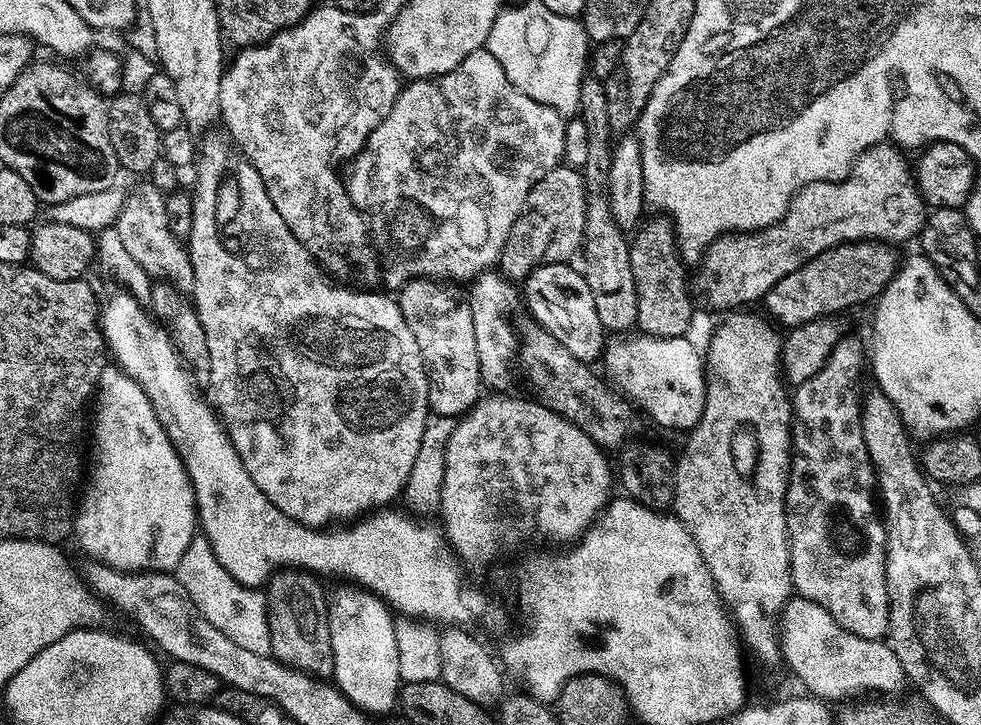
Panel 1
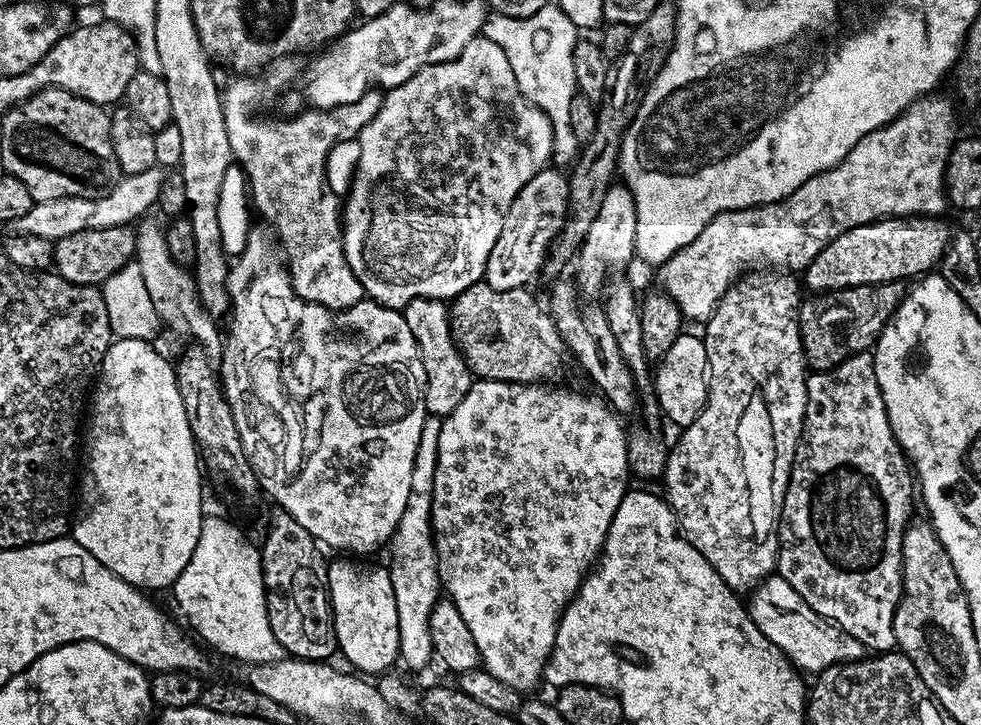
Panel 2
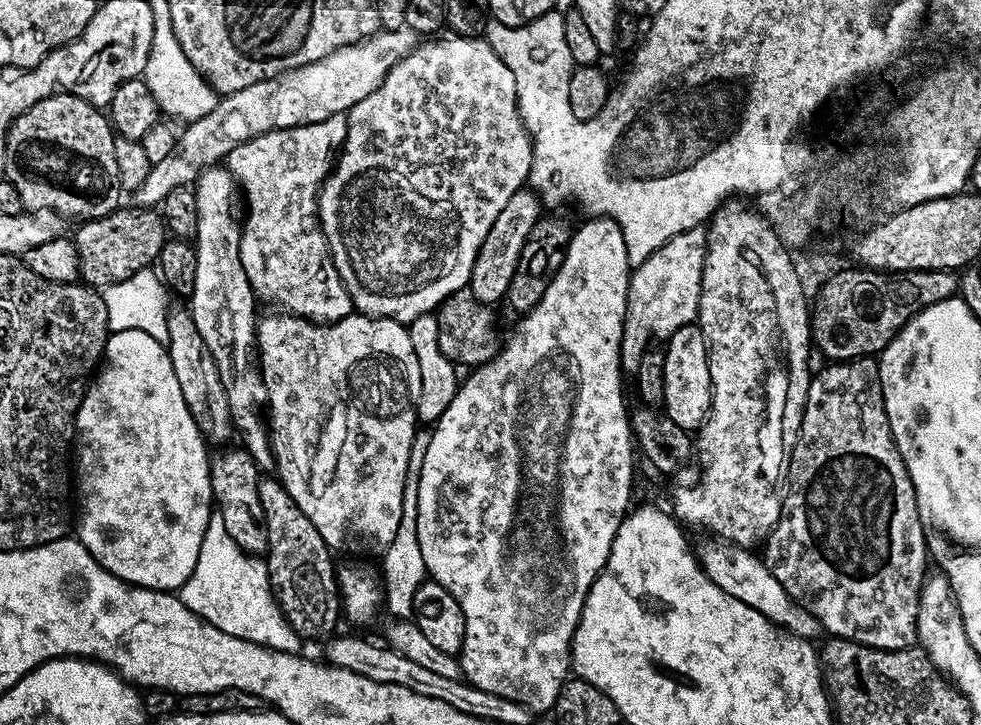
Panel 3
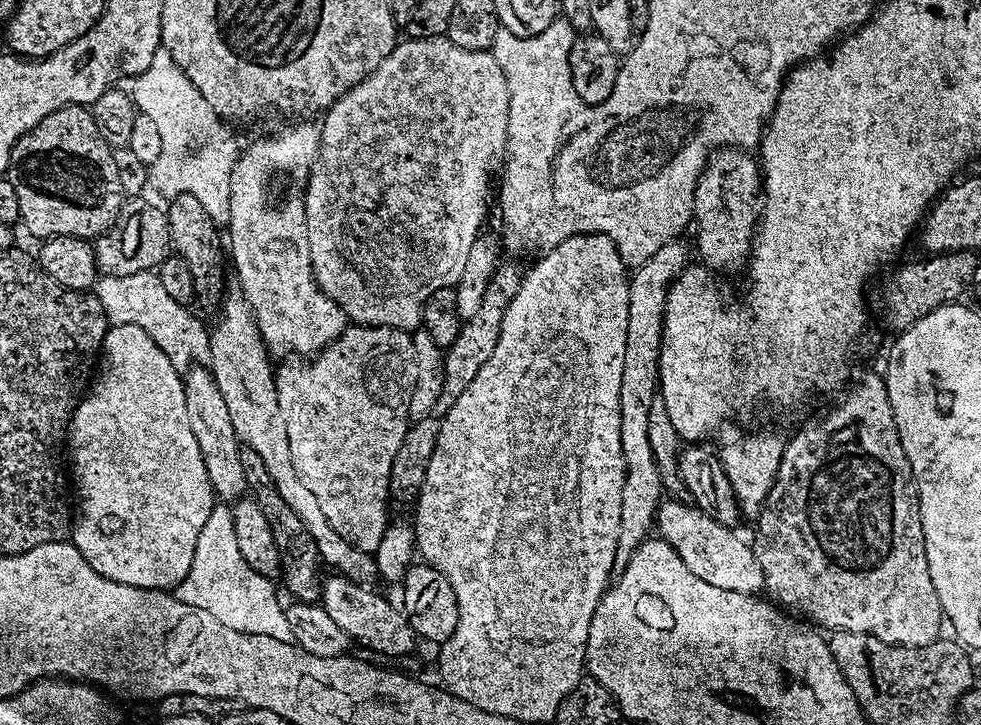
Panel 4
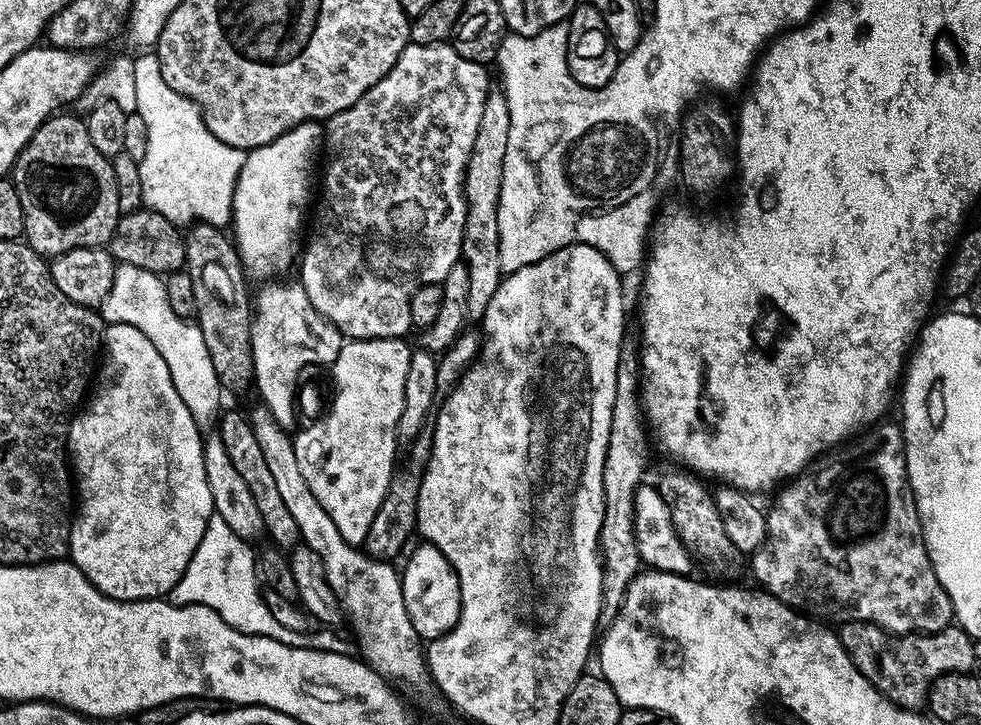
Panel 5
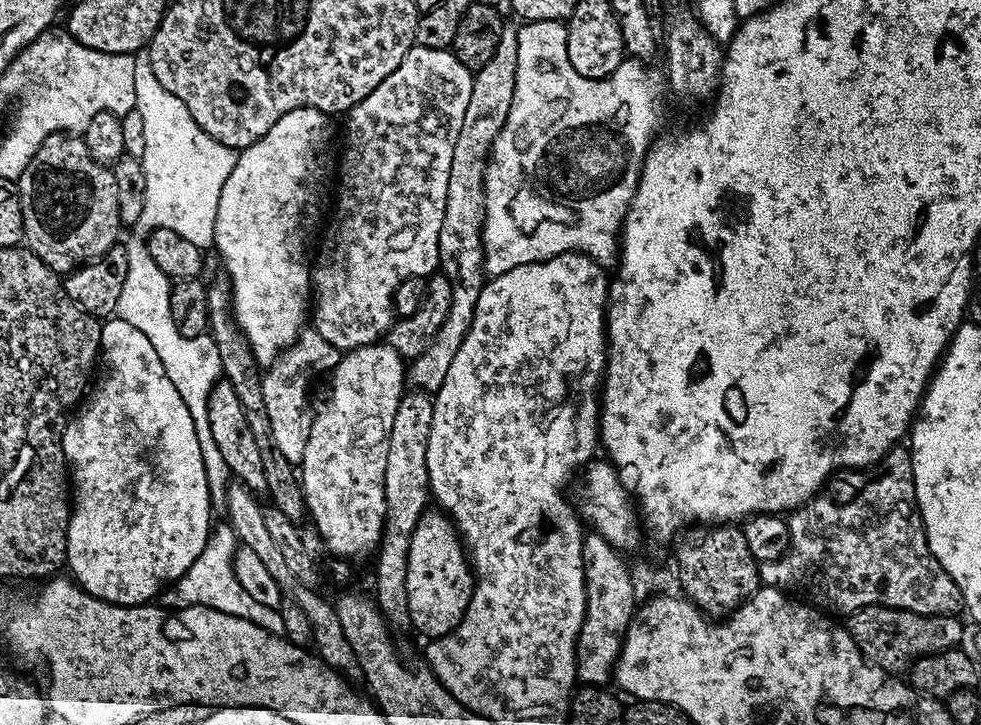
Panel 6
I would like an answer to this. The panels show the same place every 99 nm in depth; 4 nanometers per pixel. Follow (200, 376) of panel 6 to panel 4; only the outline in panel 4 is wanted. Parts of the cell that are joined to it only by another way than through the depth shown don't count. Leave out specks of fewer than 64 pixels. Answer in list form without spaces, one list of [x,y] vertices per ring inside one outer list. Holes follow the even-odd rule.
[[[158,50],[146,66],[141,76],[135,77],[134,99],[137,109],[149,116],[158,125],[162,137],[162,154],[158,162],[150,166],[150,180],[165,198],[180,194],[192,194],[198,198],[210,217],[217,222],[227,222],[230,218],[230,178],[236,165],[238,147],[232,140],[216,140],[212,148],[192,149],[199,140],[208,140],[218,125],[214,110],[198,94],[194,82],[186,78],[184,71],[174,62],[174,58],[163,50]],[[141,274],[139,276],[101,275],[94,289],[94,295],[102,302],[102,310],[108,316],[109,325],[133,324],[142,330],[170,358],[177,370],[187,370],[194,362],[208,356],[209,329],[185,305],[176,304],[174,298],[166,294],[159,275]]]

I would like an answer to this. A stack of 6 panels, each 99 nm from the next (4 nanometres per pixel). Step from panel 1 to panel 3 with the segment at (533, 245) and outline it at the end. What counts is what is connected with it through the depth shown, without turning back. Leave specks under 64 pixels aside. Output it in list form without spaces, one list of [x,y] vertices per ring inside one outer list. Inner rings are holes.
[[[528,188],[520,189],[502,208],[501,213],[494,220],[494,225],[490,226],[490,234],[479,247],[478,257],[475,258],[474,270],[471,271],[469,280],[471,292],[483,304],[494,306],[498,300],[505,299],[510,282],[513,281],[513,276],[517,272],[526,238],[542,218],[540,208],[542,209],[542,202],[537,193]]]

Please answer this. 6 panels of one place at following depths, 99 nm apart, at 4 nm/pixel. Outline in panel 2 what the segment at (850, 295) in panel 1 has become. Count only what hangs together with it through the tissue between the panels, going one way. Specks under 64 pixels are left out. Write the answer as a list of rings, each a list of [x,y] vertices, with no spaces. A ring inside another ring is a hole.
[[[909,216],[907,218],[885,218],[872,224],[859,224],[831,240],[818,253],[802,272],[802,284],[809,293],[823,294],[837,292],[843,288],[854,286],[870,286],[871,284],[895,284],[908,282],[931,273],[939,265],[944,251],[948,249],[950,231],[944,218],[940,216]]]

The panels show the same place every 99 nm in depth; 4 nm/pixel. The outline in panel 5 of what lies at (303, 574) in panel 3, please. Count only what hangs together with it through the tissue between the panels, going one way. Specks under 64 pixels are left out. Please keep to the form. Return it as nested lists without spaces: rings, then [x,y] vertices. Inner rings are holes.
[[[226,412],[218,420],[218,425],[220,424],[218,434],[222,438],[222,446],[226,446],[226,454],[230,454],[230,462],[234,462],[234,467],[238,469],[238,475],[246,481],[250,494],[254,494],[254,503],[258,506],[258,514],[262,514],[267,539],[272,539],[269,541],[280,550],[291,549],[300,540],[298,522],[294,522],[290,510],[286,510],[282,498],[278,495],[278,486],[274,483],[273,476],[270,475],[270,466],[266,466],[266,457],[262,455],[262,446],[258,446],[258,440],[254,438],[252,425],[245,413],[243,416],[240,412]]]

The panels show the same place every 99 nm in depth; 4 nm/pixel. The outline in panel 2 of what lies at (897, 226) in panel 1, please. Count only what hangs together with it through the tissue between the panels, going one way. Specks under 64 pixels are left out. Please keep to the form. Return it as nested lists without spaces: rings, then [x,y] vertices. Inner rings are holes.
[[[929,94],[914,101],[889,124],[866,134],[866,138],[852,147],[850,154],[846,154],[842,162],[810,178],[802,186],[798,186],[794,194],[779,200],[777,204],[739,208],[715,216],[702,230],[702,234],[698,234],[698,238],[690,242],[690,246],[682,246],[682,250],[678,250],[667,262],[659,265],[659,287],[689,321],[706,322],[714,314],[728,287],[736,283],[741,273],[748,270],[743,268],[748,268],[751,264],[773,264],[776,267],[773,269],[776,270],[803,270],[831,240],[838,238],[838,234],[859,224],[872,224],[885,218],[940,216],[943,208],[946,208],[944,174],[948,170],[948,156],[958,139],[956,112],[952,109],[951,102],[940,95]]]

